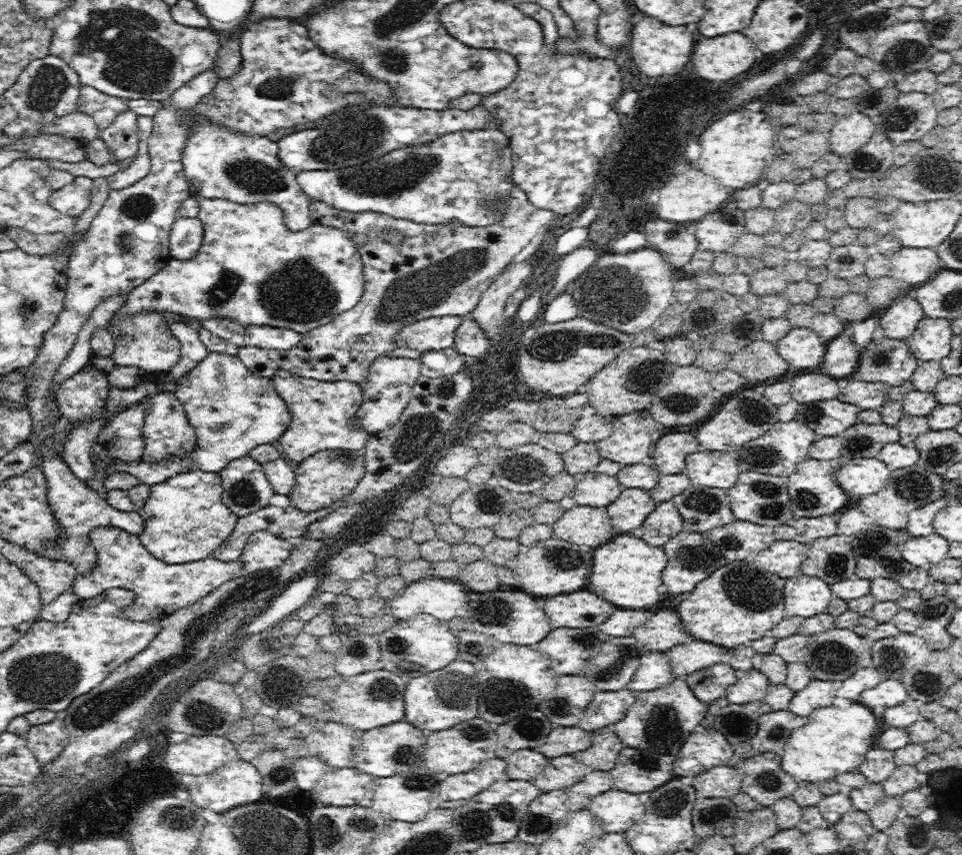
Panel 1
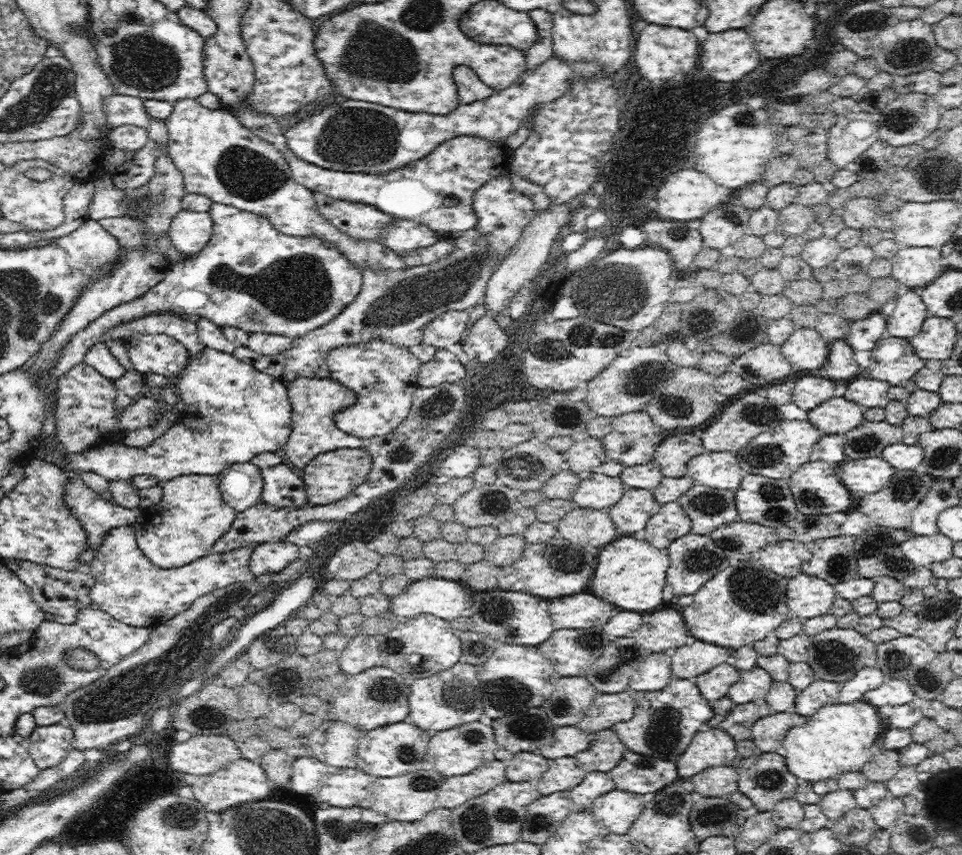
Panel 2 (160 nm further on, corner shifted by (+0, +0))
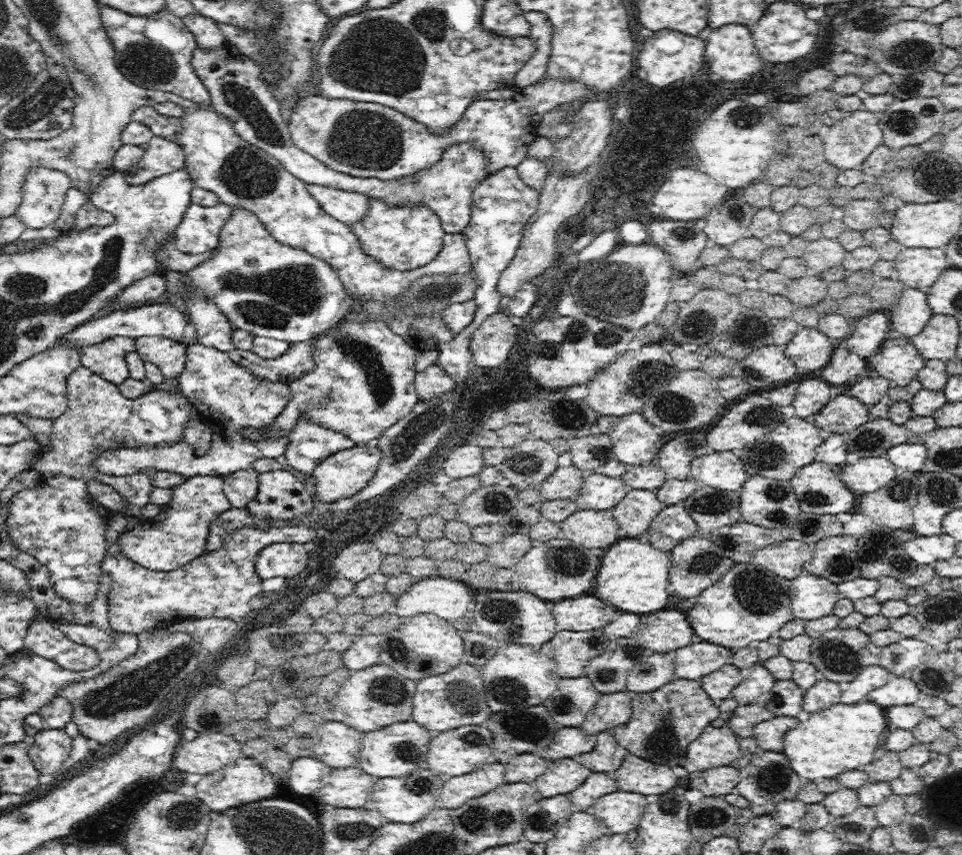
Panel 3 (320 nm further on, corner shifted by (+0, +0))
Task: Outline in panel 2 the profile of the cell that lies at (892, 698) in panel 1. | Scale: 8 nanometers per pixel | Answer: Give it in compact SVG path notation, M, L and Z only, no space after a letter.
M885 677L883 684L879 688L870 690L862 696L864 702L870 703L877 708L882 708L886 704L890 704L890 706L906 704L913 698L915 698L915 692L910 687L908 680L890 677Z

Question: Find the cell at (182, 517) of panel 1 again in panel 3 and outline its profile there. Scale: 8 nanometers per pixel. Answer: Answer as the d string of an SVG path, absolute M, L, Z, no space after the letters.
M221 475L188 477L172 488L172 500L165 511L158 512L149 520L140 519L132 529L119 536L115 548L130 560L153 571L170 572L181 566L189 567L190 562L206 552L212 519L232 507L223 491Z

